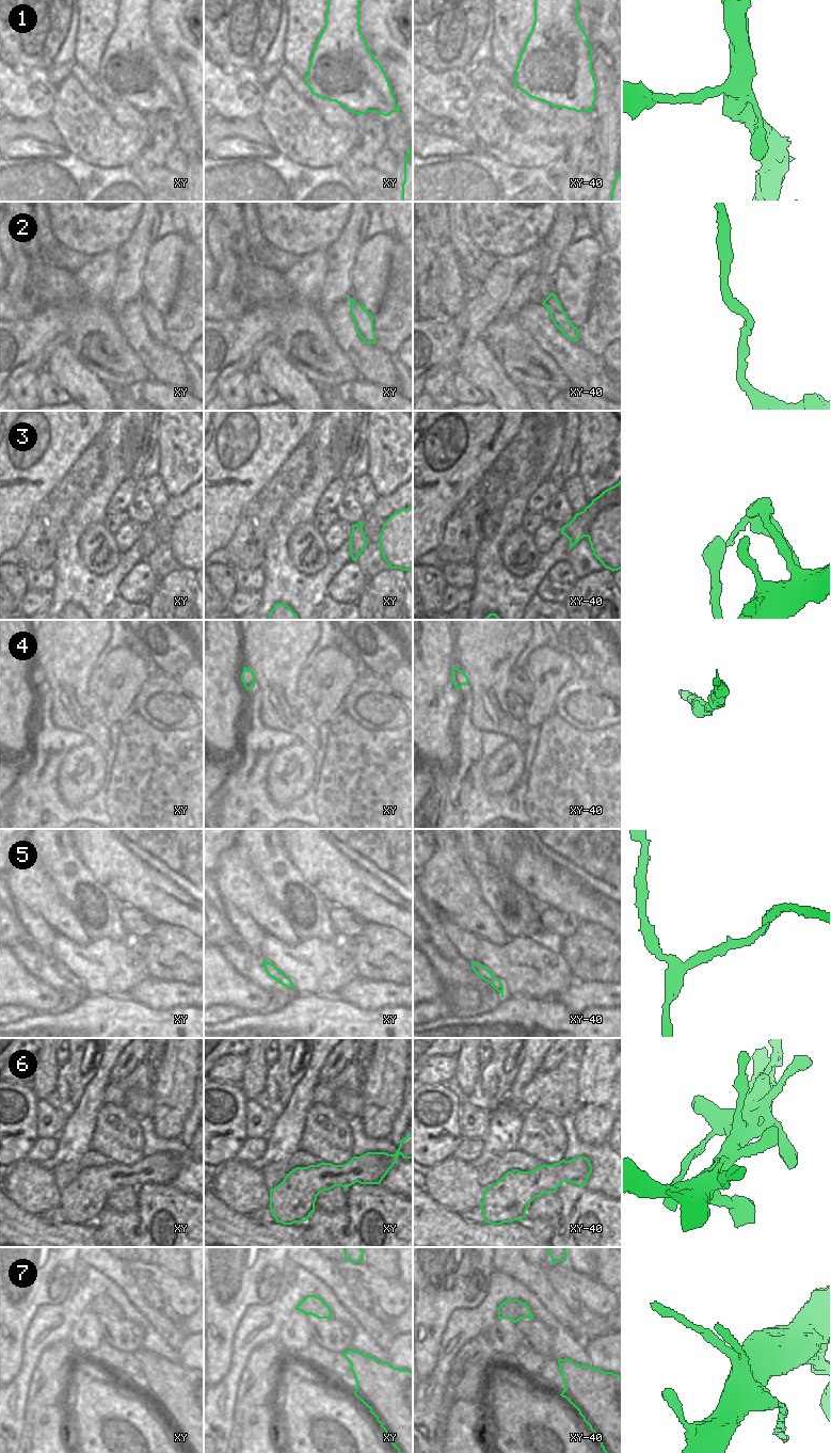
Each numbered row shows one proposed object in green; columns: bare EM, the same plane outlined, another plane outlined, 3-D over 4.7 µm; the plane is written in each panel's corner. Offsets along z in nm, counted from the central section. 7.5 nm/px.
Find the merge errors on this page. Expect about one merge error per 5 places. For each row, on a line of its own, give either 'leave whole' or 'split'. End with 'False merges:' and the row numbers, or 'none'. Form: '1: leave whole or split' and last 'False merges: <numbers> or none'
1: leave whole
2: leave whole
3: leave whole
4: leave whole
5: leave whole
6: leave whole
7: leave whole
False merges: none

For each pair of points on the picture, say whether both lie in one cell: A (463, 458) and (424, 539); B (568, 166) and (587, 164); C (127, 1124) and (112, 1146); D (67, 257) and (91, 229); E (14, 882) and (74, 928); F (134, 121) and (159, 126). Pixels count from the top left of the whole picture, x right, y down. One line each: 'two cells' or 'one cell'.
A: one cell
B: two cells
C: one cell
D: two cells
E: one cell
F: two cells

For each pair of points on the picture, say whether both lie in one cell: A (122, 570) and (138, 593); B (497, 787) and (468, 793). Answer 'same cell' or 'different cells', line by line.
A: different cells
B: different cells

